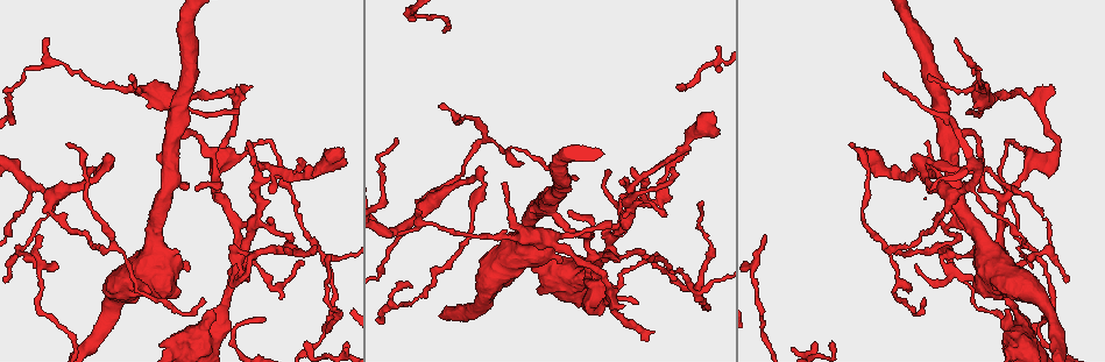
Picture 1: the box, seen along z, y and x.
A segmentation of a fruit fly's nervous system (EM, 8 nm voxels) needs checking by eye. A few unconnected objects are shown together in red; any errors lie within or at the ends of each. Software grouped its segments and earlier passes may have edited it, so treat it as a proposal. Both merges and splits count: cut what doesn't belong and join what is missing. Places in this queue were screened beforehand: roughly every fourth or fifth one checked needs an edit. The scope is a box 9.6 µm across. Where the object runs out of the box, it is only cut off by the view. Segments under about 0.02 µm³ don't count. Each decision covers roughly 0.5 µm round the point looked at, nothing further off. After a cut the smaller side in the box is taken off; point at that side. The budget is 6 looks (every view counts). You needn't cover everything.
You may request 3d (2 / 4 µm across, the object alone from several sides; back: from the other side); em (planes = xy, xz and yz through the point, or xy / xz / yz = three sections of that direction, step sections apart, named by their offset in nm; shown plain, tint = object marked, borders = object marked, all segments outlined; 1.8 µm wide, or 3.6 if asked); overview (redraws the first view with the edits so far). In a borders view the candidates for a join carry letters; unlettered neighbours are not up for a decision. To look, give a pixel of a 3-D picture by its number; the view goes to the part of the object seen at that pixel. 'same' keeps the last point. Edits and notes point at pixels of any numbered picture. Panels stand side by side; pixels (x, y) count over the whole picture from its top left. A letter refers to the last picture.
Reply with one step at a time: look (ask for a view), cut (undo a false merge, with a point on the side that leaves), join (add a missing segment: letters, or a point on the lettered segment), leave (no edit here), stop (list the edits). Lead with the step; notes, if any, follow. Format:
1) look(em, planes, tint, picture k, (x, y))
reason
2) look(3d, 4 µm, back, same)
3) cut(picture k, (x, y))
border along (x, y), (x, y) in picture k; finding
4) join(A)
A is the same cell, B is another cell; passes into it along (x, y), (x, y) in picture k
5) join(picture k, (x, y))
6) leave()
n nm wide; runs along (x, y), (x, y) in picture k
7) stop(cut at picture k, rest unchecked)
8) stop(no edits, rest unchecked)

look(3d, 4 µm, picture 1, (289, 234))
closes a loop

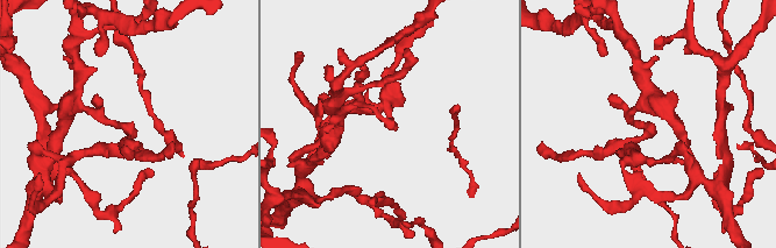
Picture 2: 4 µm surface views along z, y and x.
look(em, yz, step 4, tint, picture 2, (650, 130))
shape alone is not enough

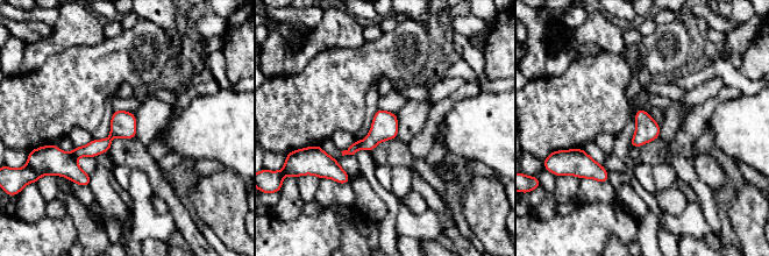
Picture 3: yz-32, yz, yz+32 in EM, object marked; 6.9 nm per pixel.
look(em, planes, borders, same)

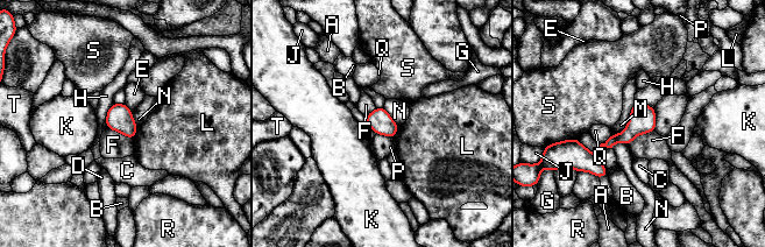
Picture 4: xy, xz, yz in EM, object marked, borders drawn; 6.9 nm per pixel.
leave()
160 nm wide; A, B, C, D, E, F, G, H, J, K, L, M, N, P, Q, R, S and T are other cells; border along (383, 107), (398, 125) in picture 4; all the same neuron

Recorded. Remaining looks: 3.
look(3d, 2 µm, picture 1, (610, 249))
four or more arms meet

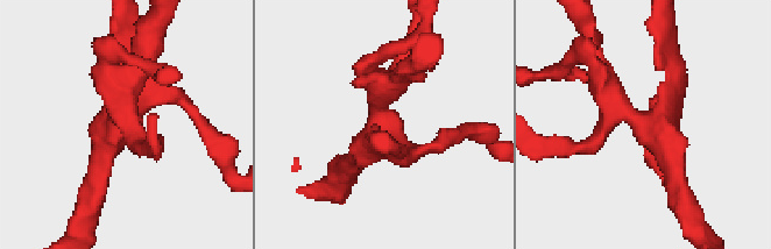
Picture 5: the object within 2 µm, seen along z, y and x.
look(em, yz, step 8, tint, picture 5, (658, 121))

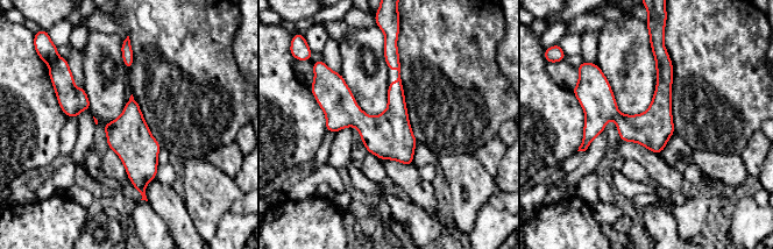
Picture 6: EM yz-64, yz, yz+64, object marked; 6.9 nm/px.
look(em, planes, borders, same)
another direction

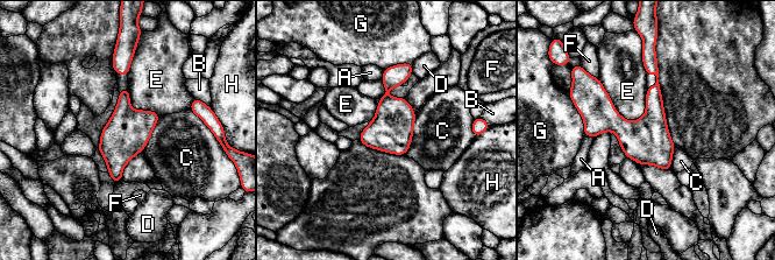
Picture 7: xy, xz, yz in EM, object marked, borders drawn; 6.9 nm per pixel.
leave()
E touches over 420 nm; A, B, C, D, E, F, G and H are other cells; border along (598, 78), (624, 118), (645, 114) in picture 7; one neuron here

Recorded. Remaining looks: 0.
stop(no edits, rest unchecked)

